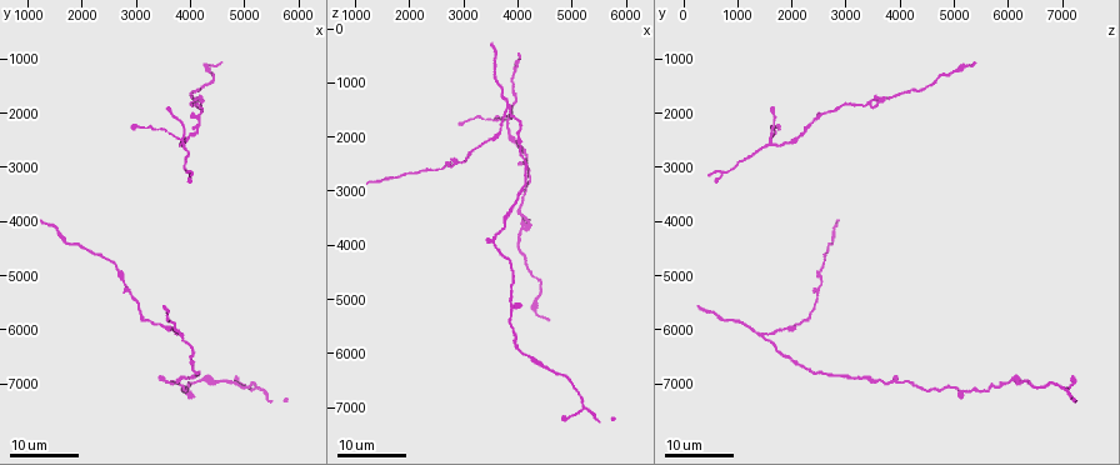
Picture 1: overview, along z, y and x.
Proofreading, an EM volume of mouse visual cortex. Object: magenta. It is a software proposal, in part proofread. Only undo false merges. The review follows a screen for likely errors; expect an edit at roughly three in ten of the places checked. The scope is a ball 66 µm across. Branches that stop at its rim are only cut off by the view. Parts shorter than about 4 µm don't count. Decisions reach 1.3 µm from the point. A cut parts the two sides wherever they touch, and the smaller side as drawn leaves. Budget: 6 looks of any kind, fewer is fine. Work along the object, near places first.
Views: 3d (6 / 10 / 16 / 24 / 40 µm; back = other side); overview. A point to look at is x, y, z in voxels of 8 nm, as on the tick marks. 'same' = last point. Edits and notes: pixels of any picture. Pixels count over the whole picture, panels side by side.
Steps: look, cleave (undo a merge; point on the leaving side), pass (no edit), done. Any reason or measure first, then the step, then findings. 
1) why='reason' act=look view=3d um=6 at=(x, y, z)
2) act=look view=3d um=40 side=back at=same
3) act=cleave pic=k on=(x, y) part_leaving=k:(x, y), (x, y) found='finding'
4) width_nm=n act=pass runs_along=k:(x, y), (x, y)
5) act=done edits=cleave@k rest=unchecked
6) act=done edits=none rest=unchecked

why='three-way junction' act=look view=3d um=16 at=(3800, 6050, 1500)

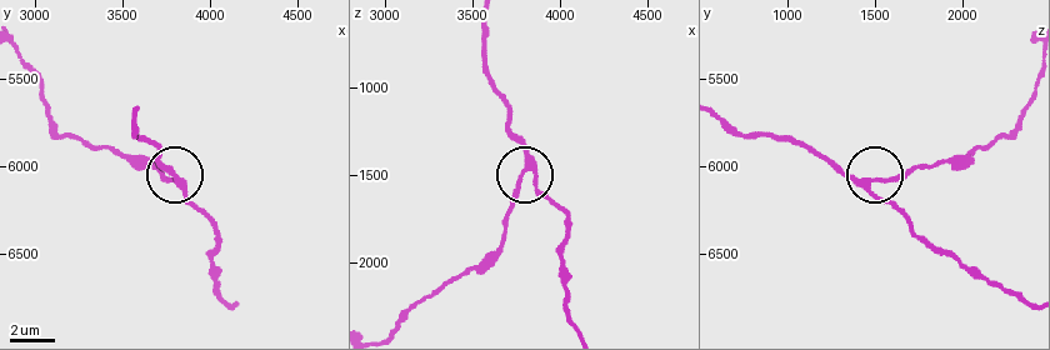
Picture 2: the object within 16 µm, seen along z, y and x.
act=look view=3d um=10 at=(3840, 6120, 1460)

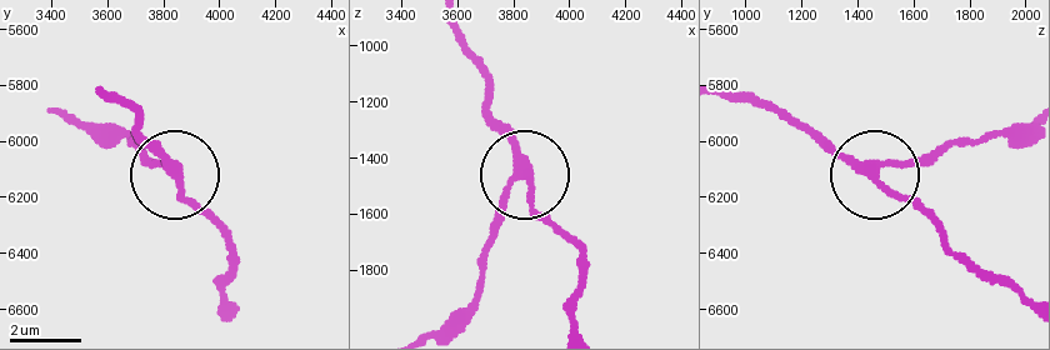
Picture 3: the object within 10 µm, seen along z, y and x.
width_nm=240 act=pass runs_along=3:(729, 90), (755, 93), (871, 168), (959, 144) found='continuous, no second neuron'

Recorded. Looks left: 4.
why='calibre changes' act=look view=3d um=16 at=(4000, 1800, 3450)

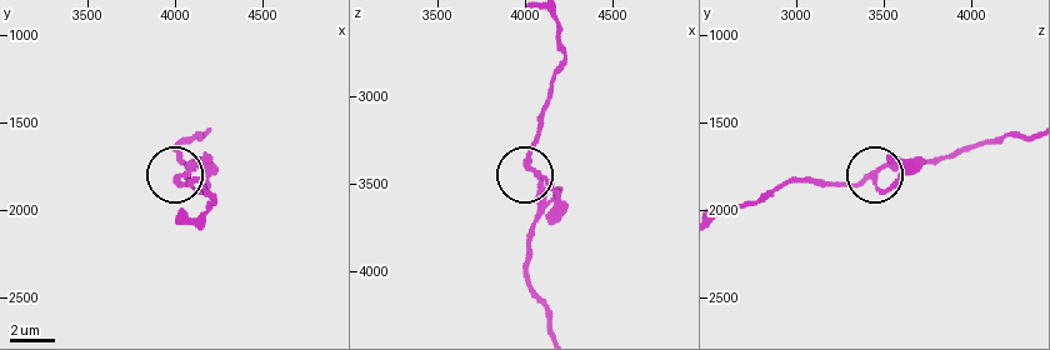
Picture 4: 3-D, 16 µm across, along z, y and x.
act=look view=3d um=10 at=(4060, 1820, 3400)

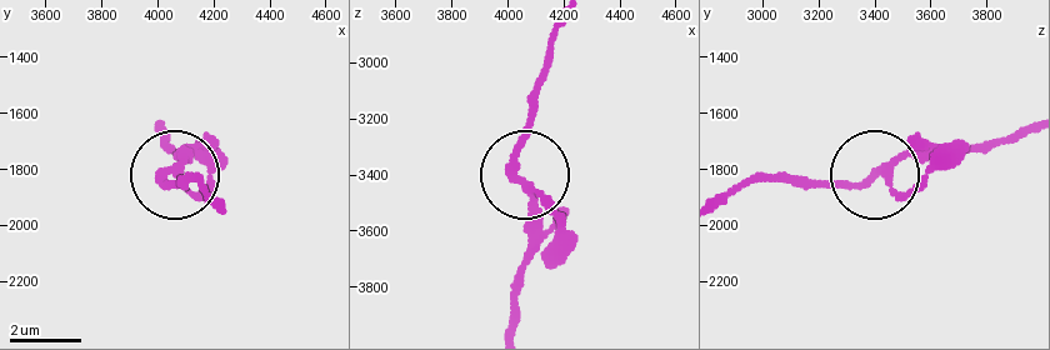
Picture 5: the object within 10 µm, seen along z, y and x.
arms=3 act=pass runs_along=5:(723, 201), (759, 183), (858, 183), (953, 141) found='continuous, no second neuron'

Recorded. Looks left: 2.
why='looks like a crossing' act=look view=3d um=24 at=(3900, 2500, 1600)

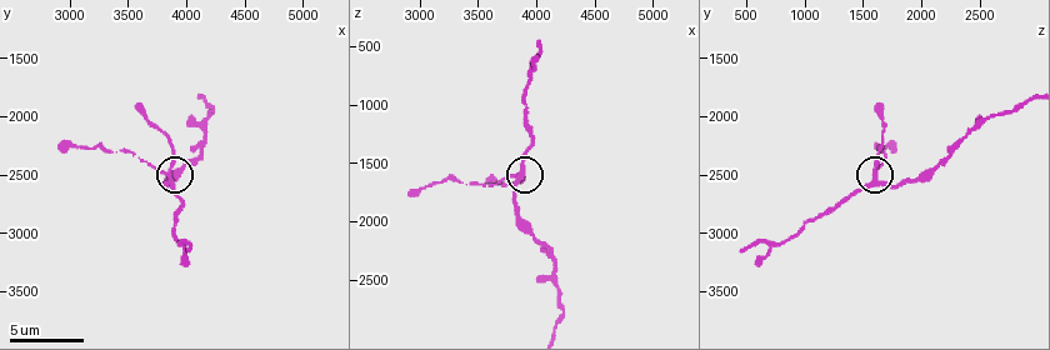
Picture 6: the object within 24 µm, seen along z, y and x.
act=look view=3d um=10 at=(3860, 2540, 1620)

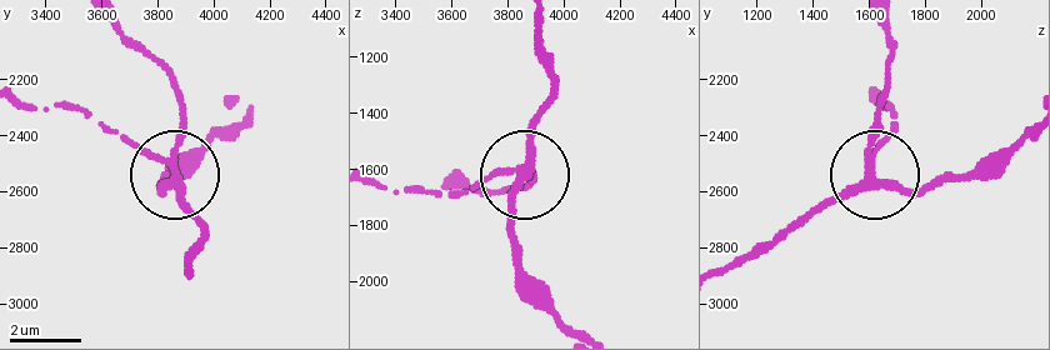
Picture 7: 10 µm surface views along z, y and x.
act=pass found='one neuron here'

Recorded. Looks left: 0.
act=done edits=none rest=unchecked

